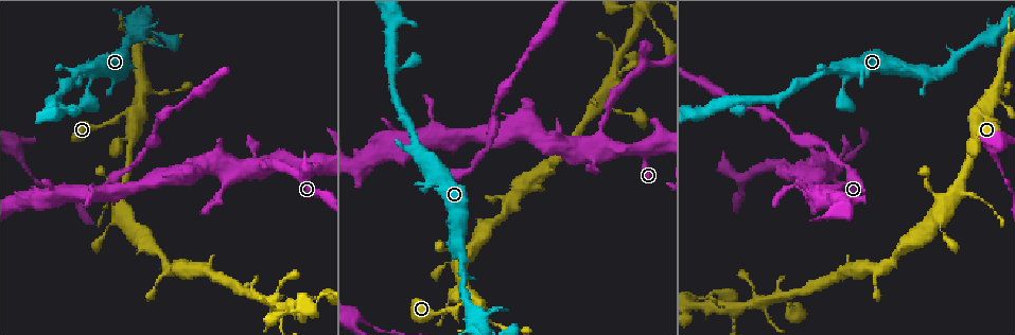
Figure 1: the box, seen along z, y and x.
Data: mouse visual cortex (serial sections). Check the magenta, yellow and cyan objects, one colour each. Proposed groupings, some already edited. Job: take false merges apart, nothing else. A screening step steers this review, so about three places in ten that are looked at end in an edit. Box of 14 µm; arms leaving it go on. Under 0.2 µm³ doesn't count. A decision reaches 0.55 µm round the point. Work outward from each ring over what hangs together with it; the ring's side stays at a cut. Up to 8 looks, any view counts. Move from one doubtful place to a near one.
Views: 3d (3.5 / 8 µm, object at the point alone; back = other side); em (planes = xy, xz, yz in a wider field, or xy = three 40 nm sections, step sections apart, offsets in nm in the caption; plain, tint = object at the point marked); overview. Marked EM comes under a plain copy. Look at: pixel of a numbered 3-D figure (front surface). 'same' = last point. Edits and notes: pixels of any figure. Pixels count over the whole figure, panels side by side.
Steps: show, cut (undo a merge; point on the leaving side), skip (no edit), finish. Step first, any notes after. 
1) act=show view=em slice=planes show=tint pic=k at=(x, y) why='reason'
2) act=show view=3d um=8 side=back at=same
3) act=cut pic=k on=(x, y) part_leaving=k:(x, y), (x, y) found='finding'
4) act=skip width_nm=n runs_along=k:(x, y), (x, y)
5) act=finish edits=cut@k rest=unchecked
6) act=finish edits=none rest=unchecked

act=show view=3d um=3.5 side=back pic=1 at=(604, 153) why='sharp bend'

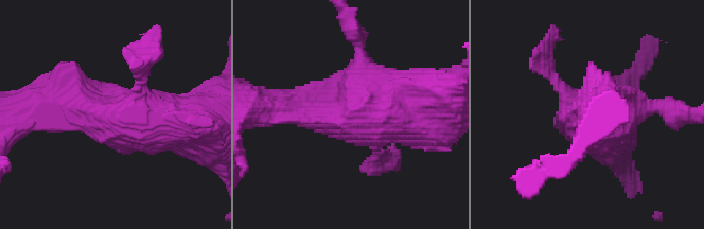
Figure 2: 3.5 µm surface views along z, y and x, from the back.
act=show view=em slice=xy step=2 show=tint pic=2 at=(108, 118) why='need the tissue'

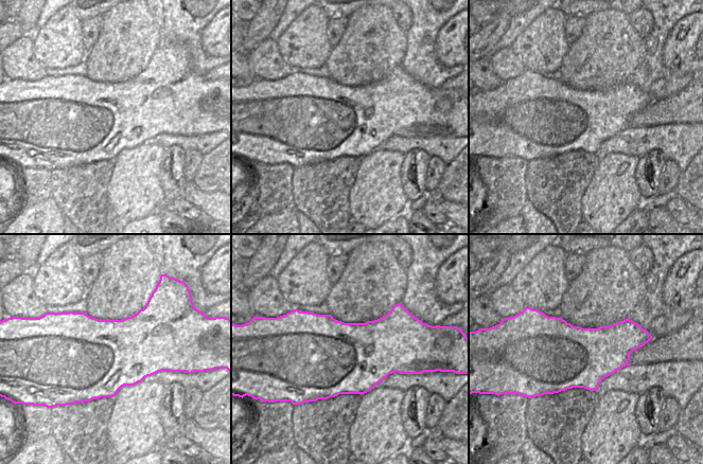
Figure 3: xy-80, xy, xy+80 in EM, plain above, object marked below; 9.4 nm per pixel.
act=show view=em slice=xy step=1 show=tint at=same

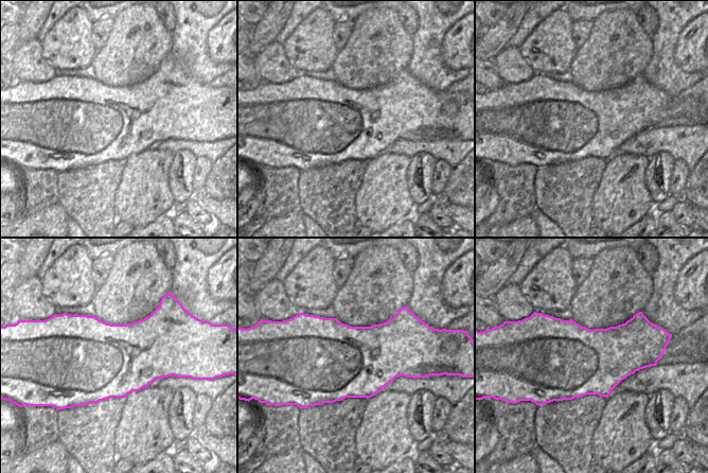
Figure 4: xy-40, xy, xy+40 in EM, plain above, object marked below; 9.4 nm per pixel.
act=skip runs_along=2:(70, 102), (109, 119), (207, 119) found='all the same cell'

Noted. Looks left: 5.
act=show view=3d um=3.5 pic=1 at=(132, 117) why='three-way junction'

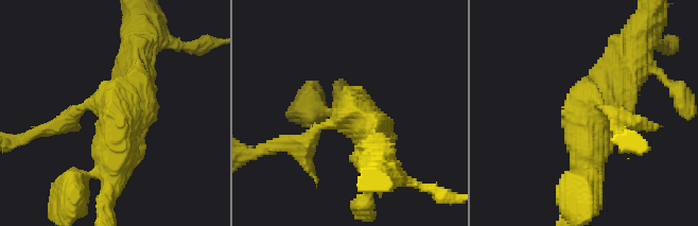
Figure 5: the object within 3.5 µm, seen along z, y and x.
act=show view=em slice=xy step=2 show=tint pic=5 at=(116, 113)

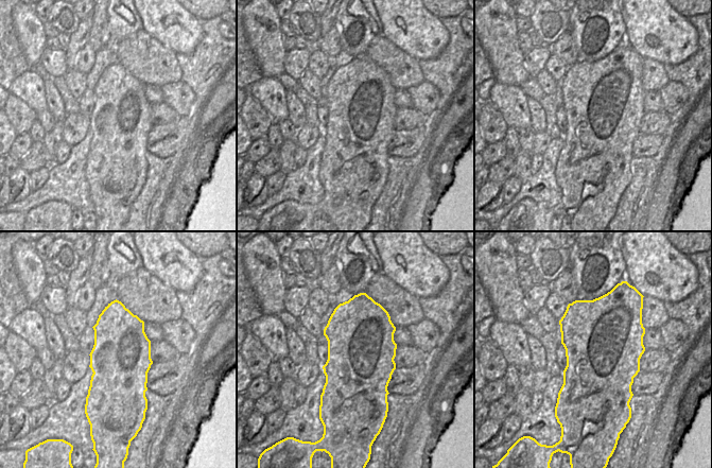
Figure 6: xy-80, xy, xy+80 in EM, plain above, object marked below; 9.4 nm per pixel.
act=skip arms=3 arm_widths_nm=250,500,500 runs_along=5:(60, 124), (86, 105), (119, 118), (112, 186) found='one cell here'

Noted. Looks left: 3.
act=show view=3d um=3.5 pic=1 at=(651, 18)

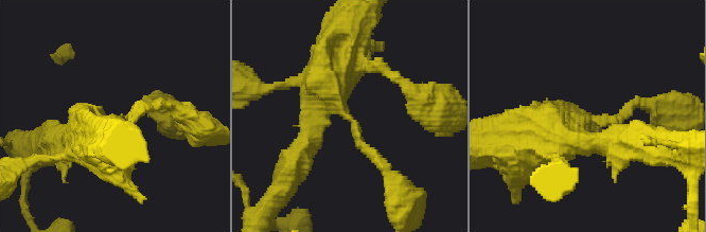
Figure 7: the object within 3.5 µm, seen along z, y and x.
act=show view=em slice=planes show=tint pic=7 at=(342, 117)

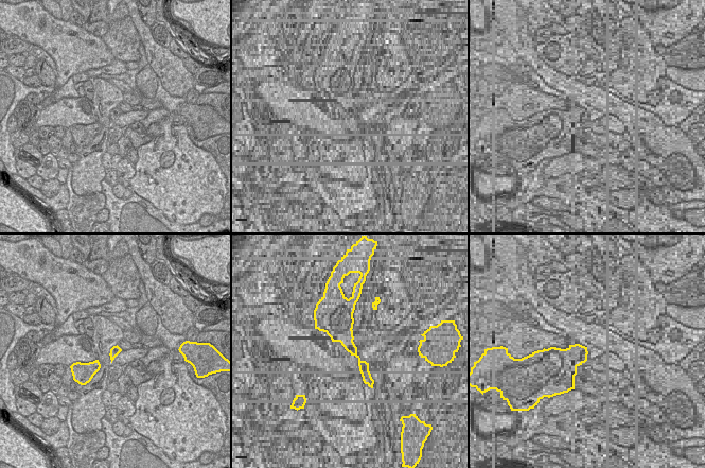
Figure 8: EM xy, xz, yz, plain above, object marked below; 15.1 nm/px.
act=skip runs_along=7:(73, 142), (145, 103) found='continuous, no second cell'

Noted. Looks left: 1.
act=finish edits=none rest=unchecked

